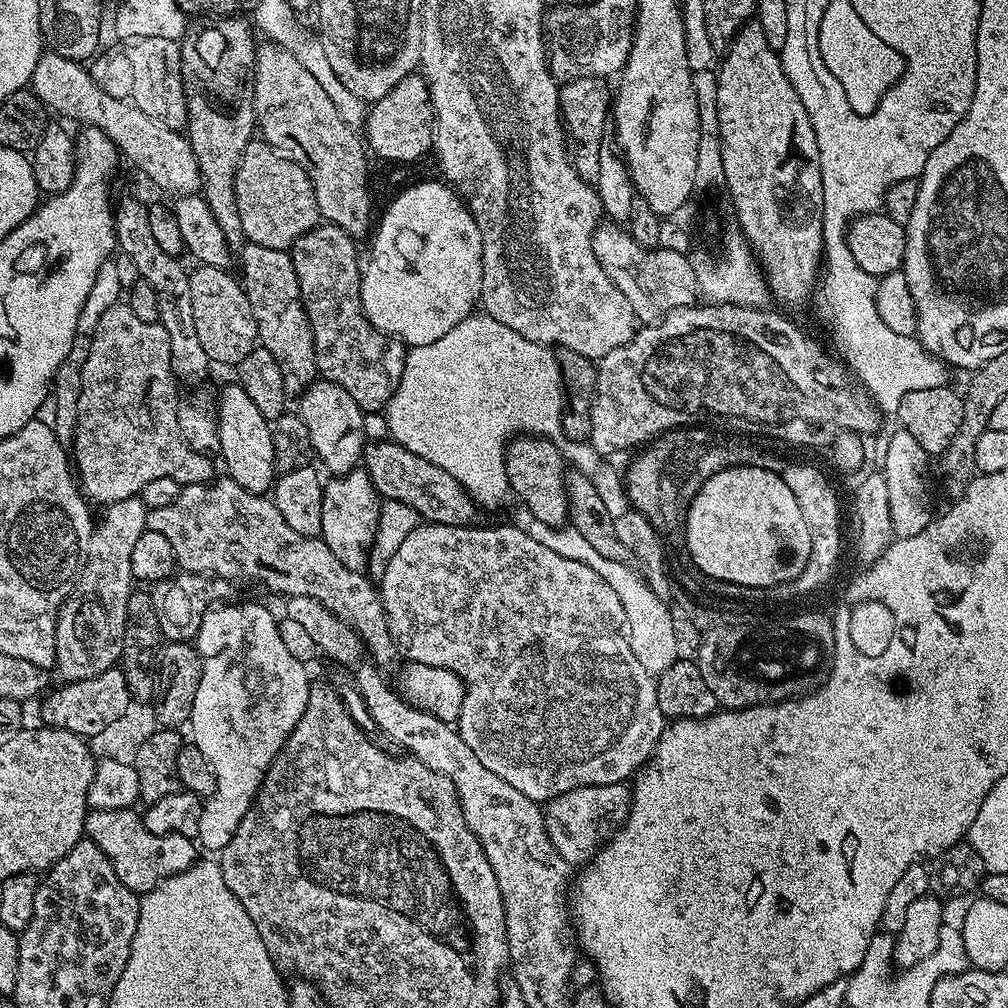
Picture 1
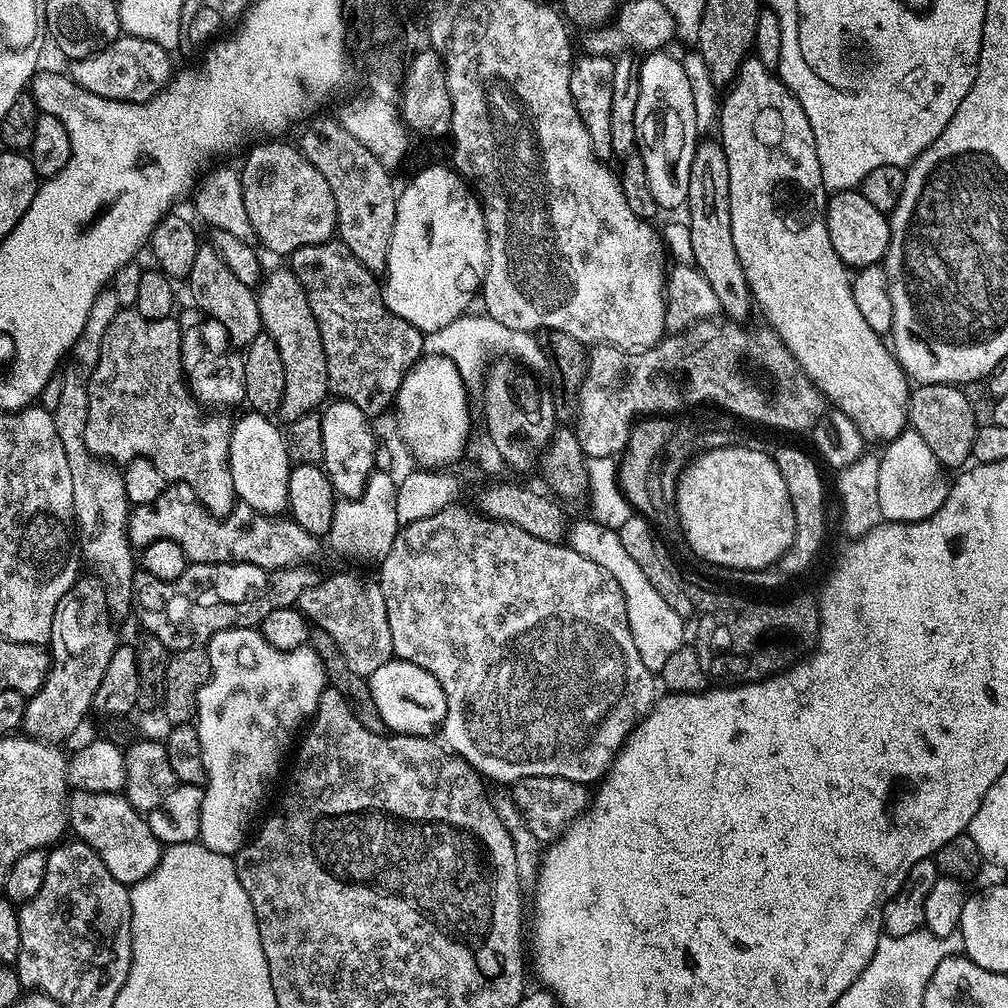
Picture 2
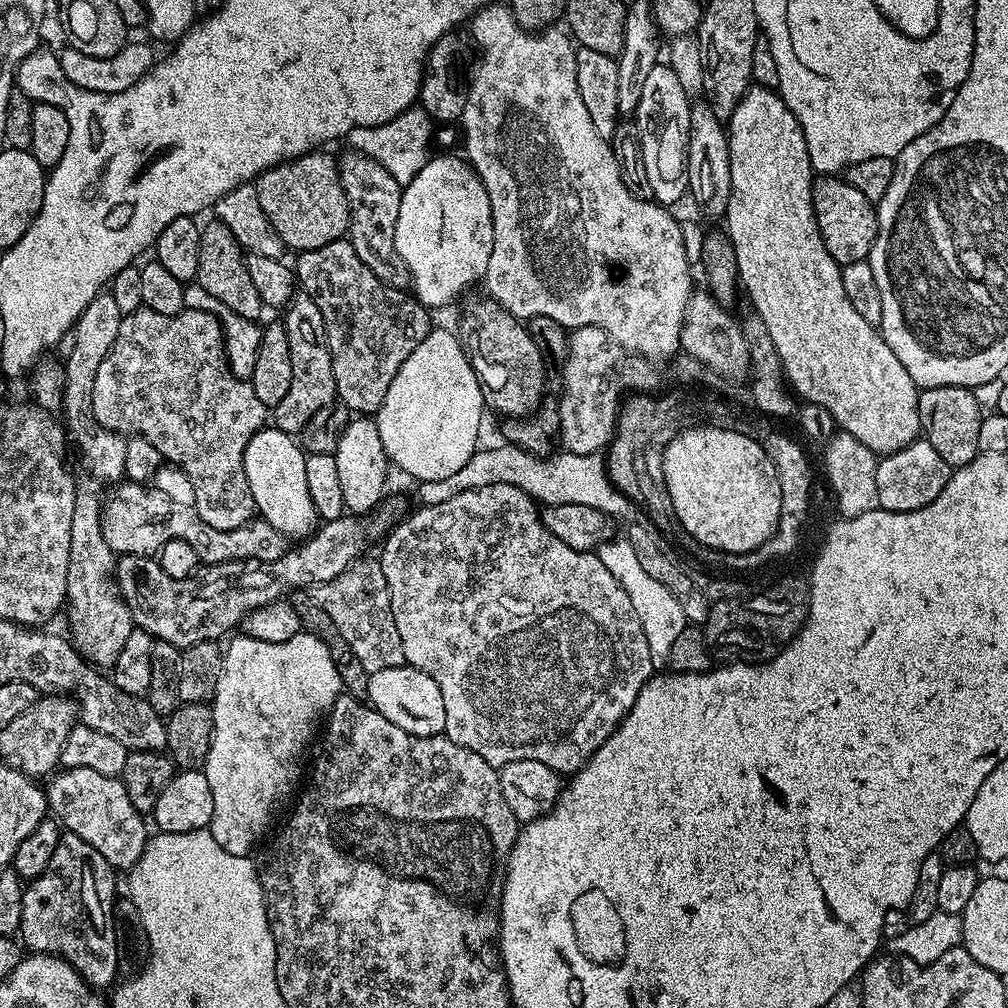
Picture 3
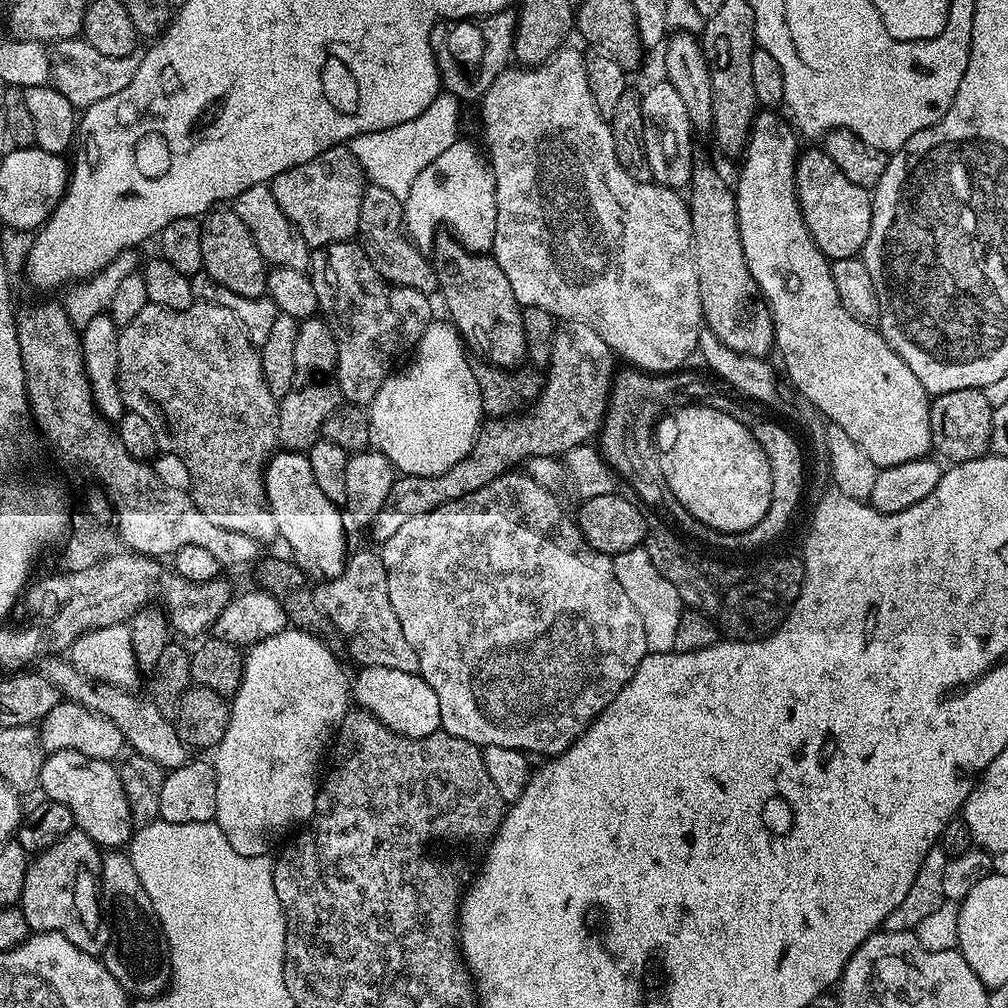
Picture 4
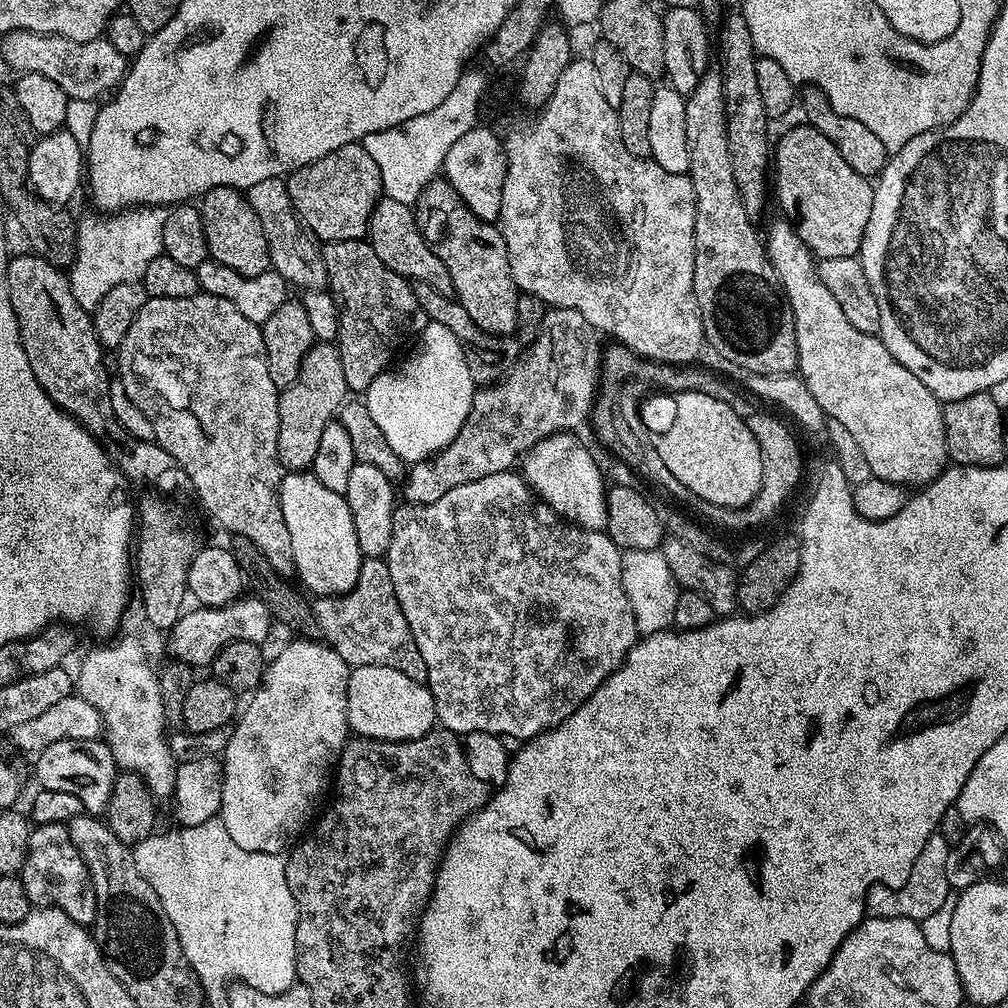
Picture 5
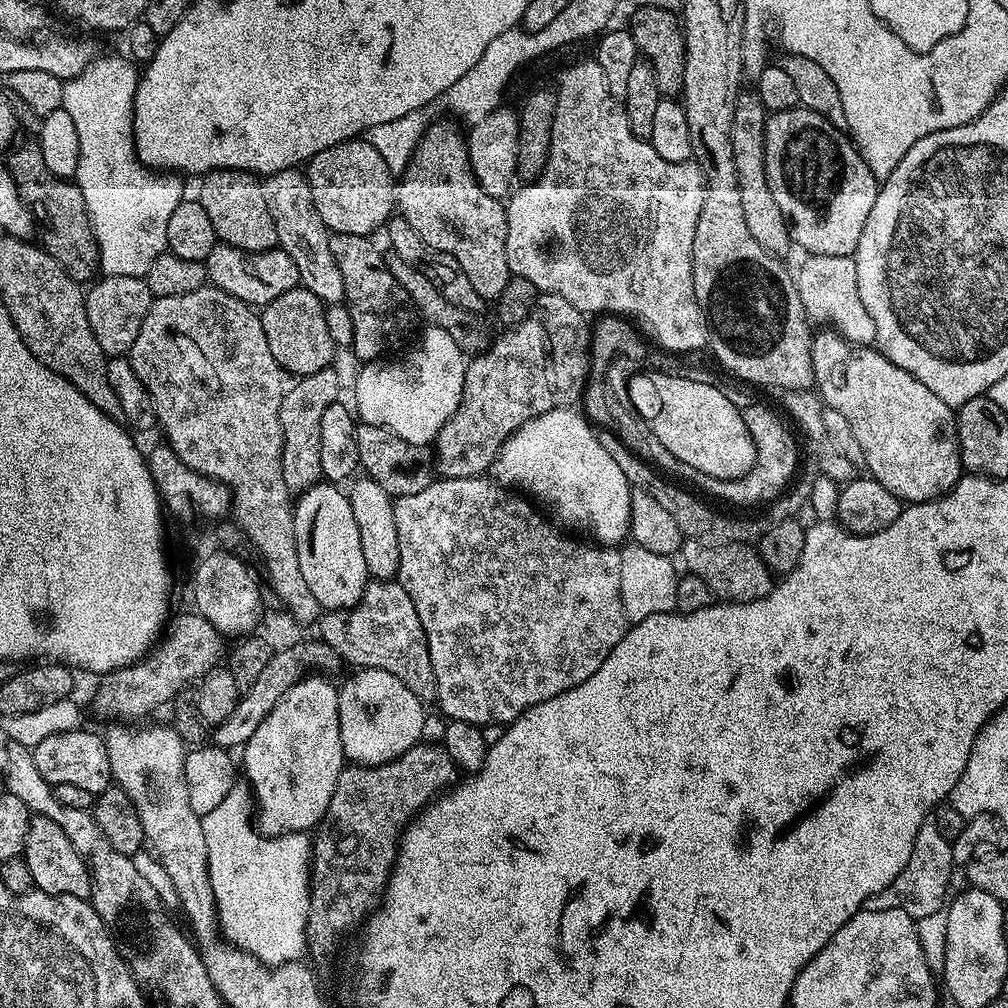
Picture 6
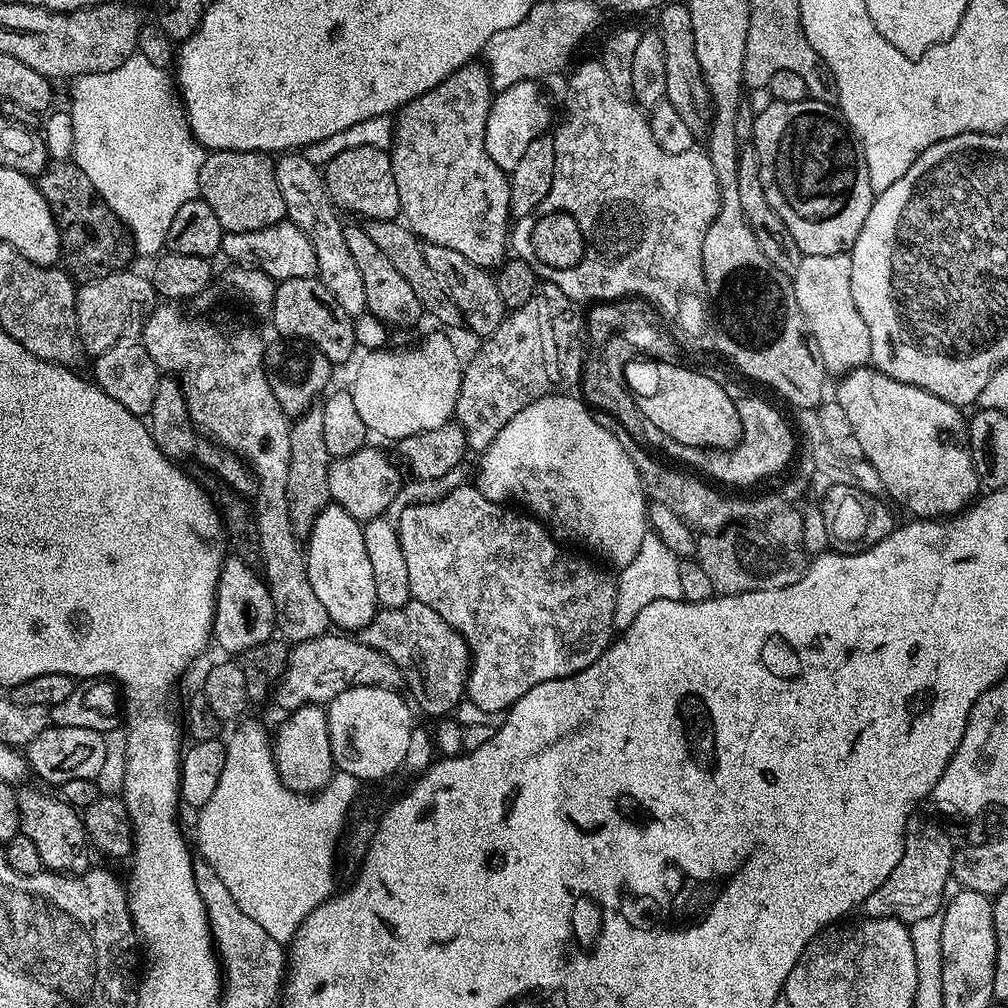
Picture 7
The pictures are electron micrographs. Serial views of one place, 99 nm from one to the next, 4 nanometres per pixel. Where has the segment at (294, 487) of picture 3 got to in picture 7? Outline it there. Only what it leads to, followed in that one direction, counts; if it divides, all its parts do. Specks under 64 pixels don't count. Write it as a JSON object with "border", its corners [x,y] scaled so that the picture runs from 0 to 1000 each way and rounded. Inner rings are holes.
{"border":[[[329,498],[317,505],[304,533],[304,559],[308,581],[312,581],[312,589],[323,601],[326,616],[337,622],[334,624],[356,625],[373,612],[371,564],[367,562],[367,550],[363,550],[361,526],[358,517],[339,506],[339,502]]]}

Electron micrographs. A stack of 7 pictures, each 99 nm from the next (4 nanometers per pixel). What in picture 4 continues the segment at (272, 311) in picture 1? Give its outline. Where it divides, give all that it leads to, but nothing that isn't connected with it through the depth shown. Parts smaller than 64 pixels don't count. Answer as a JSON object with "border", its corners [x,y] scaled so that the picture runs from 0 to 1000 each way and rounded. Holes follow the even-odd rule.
{"border":[[[316,313],[297,318],[296,336],[292,339],[292,379],[283,393],[276,397],[276,427],[274,435],[279,445],[305,449],[318,436],[321,416],[338,404],[339,394],[333,381],[333,336],[324,316]]]}

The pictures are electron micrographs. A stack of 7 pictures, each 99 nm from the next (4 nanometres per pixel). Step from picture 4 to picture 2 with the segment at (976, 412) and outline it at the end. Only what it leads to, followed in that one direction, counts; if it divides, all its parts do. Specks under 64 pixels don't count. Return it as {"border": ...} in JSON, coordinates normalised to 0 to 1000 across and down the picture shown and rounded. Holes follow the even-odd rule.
{"border":[[[914,381],[904,386],[901,395],[904,428],[912,431],[915,438],[923,442],[927,454],[931,454],[931,458],[940,466],[952,466],[961,459],[970,424],[968,409],[956,389],[959,388],[947,381]]]}

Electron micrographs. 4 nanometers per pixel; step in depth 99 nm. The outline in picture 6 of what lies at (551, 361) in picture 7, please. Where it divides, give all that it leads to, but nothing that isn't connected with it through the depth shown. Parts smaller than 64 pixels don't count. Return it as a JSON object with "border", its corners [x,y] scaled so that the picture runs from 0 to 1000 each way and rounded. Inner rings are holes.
{"border":[[[542,290],[532,295],[532,302],[526,308],[526,312],[518,318],[517,321],[505,324],[500,327],[497,333],[493,332],[485,341],[481,349],[469,352],[463,358],[460,366],[460,386],[458,387],[458,395],[454,407],[442,419],[442,423],[438,423],[438,427],[434,431],[431,438],[431,445],[433,444],[433,452],[431,448],[431,464],[434,469],[441,476],[449,476],[450,474],[466,474],[467,472],[480,472],[487,465],[488,460],[492,457],[492,451],[507,433],[512,430],[518,422],[526,419],[532,413],[542,411],[551,405],[562,405],[570,402],[572,398],[578,394],[580,384],[583,379],[583,366],[585,364],[585,321],[580,311],[574,310],[569,303],[562,300],[562,296],[558,296],[549,290]]]}

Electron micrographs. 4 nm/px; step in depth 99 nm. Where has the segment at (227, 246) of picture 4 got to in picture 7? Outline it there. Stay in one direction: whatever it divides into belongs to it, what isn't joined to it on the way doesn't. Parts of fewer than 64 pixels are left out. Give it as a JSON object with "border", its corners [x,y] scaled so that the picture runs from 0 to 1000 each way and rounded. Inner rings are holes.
{"border":[[[207,150],[200,161],[197,174],[198,191],[197,197],[212,208],[216,220],[222,225],[223,230],[248,230],[260,228],[264,224],[272,224],[283,217],[280,192],[276,188],[276,177],[274,176],[274,164],[269,154],[260,151],[223,151]]]}

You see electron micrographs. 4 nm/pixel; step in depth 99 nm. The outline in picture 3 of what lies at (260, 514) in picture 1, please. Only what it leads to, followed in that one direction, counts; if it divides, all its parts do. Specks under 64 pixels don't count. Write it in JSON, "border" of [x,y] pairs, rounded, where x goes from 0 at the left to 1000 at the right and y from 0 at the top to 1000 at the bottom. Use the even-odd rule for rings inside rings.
{"border":[[[120,478],[110,485],[111,493],[108,496],[106,493],[102,497],[101,530],[111,548],[119,552],[154,553],[160,542],[173,534],[188,538],[188,542],[192,542],[203,561],[223,560],[225,556],[266,560],[270,556],[280,554],[284,547],[283,532],[272,526],[272,522],[268,522],[263,516],[251,514],[232,526],[217,528],[200,518],[193,503],[186,499],[183,501],[181,497],[174,496],[169,489],[151,483],[155,482]]]}

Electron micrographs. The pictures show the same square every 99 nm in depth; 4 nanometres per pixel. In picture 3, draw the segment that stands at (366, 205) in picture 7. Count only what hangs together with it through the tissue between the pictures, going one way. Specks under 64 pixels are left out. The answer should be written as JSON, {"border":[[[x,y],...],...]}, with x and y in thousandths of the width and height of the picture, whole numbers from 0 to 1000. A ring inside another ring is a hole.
{"border":[[[321,149],[305,151],[302,155],[293,155],[291,159],[283,159],[265,167],[253,180],[254,195],[262,209],[262,215],[276,232],[283,247],[294,246],[295,251],[312,248],[315,244],[323,244],[323,240],[342,237],[347,220],[347,204],[343,200],[343,188],[337,180],[337,165],[334,156],[324,155]]]}

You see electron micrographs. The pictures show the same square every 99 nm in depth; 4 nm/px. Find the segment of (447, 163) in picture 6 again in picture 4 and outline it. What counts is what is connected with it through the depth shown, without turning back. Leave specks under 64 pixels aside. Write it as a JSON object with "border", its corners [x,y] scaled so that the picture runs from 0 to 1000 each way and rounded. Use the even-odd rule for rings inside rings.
{"border":[[[451,236],[434,237],[427,247],[427,257],[437,281],[436,293],[440,293],[440,302],[444,305],[445,312],[443,313],[447,320],[451,321],[452,328],[466,342],[467,348],[469,350],[472,348],[476,352],[473,354],[493,363],[512,361],[516,356],[519,358],[522,353],[522,331],[518,327],[518,315],[516,314],[518,304],[510,296],[510,288],[506,288],[506,279],[502,276],[502,272],[498,272],[498,264],[494,264],[492,257],[486,252],[464,249]]]}

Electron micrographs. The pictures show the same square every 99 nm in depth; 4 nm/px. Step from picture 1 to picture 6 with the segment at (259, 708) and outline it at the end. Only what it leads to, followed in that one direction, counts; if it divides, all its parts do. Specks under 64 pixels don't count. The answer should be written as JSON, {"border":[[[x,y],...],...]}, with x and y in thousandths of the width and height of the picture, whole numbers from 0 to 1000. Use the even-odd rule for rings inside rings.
{"border":[[[307,669],[301,675],[296,676],[292,681],[288,681],[288,685],[278,695],[272,700],[272,704],[268,704],[268,708],[264,708],[264,712],[260,712],[260,716],[256,720],[256,724],[252,724],[252,728],[248,728],[248,732],[240,740],[242,746],[242,758],[240,754],[240,770],[244,775],[245,781],[248,783],[249,789],[258,797],[258,810],[256,806],[256,821],[261,828],[264,829],[283,829],[286,825],[306,825],[313,822],[320,813],[323,804],[327,800],[327,792],[331,792],[331,780],[335,780],[335,768],[339,768],[339,764],[343,761],[343,751],[339,744],[339,728],[337,727],[337,717],[335,716],[335,692],[337,691],[334,680],[328,679],[326,672],[321,669]]]}

